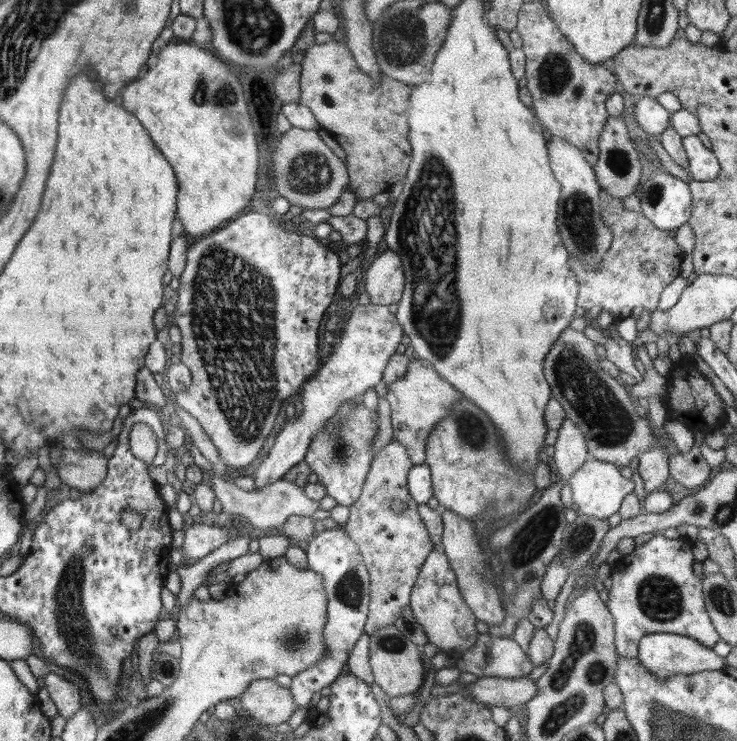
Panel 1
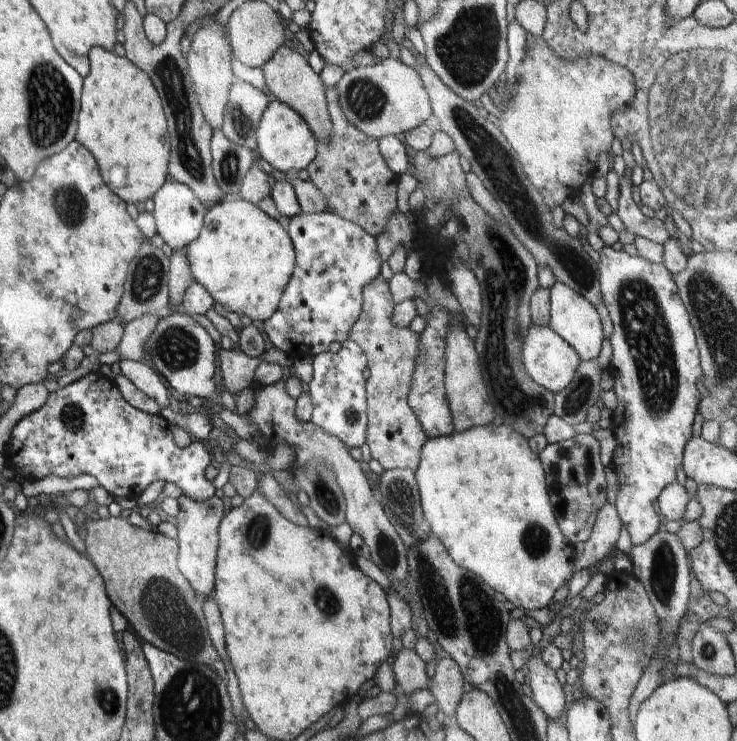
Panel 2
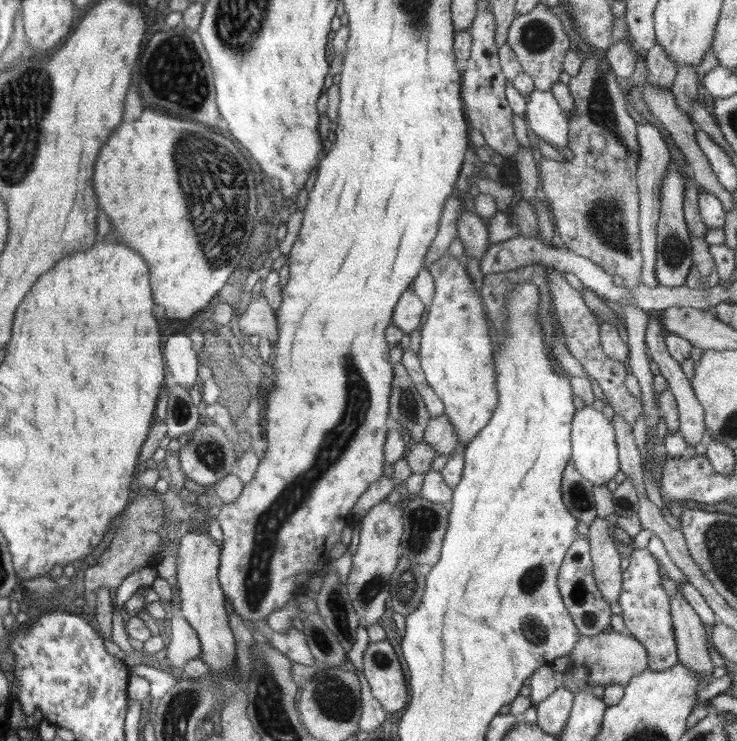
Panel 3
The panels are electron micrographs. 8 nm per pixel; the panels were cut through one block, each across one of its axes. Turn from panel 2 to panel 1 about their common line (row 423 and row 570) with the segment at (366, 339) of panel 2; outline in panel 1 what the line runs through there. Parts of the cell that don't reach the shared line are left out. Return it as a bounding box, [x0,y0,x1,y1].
[343,441,434,635]

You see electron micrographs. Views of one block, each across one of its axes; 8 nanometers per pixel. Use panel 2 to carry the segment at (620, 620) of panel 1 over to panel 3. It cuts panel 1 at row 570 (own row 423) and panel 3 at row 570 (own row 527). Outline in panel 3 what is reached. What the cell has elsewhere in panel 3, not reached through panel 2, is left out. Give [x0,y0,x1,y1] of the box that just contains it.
[619,548,679,672]

